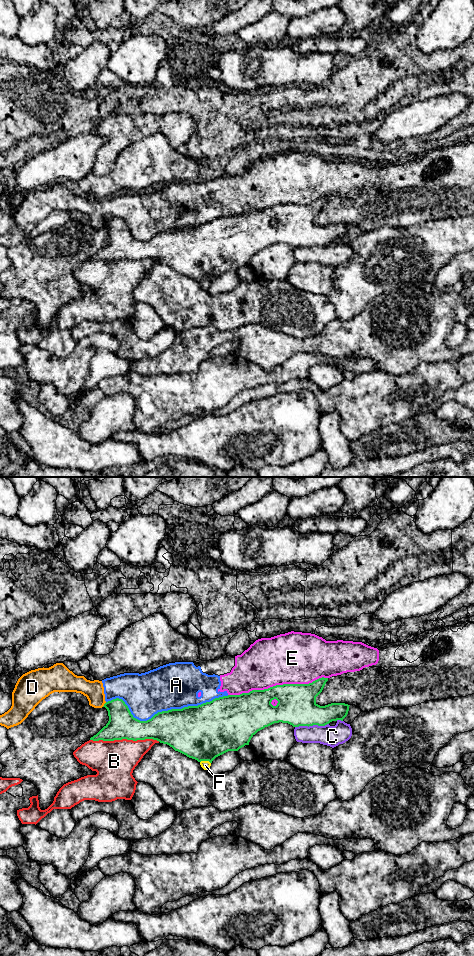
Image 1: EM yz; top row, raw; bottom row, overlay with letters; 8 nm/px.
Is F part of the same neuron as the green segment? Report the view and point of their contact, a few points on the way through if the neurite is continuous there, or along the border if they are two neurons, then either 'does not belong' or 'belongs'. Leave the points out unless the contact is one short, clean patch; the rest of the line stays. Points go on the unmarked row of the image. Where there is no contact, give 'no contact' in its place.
yz (205, 280) | across yz (204, 252), (205, 280), (205, 285) | belongs

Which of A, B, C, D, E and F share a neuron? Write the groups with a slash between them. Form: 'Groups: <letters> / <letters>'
Groups: A D E / B / C / F

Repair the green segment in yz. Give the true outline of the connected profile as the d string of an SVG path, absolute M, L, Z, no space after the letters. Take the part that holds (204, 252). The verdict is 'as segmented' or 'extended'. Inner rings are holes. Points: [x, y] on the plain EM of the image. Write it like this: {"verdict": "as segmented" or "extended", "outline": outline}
{"verdict": "extended", "outline": "M319 198L309 204L283 204L264 210L252 210L240 215L215 218L198 226L171 229L155 234L147 241L133 237L122 219L116 218L104 224L108 231L108 243L90 260L145 260L153 259L167 264L189 278L197 280L204 290L209 290L212 281L228 272L238 271L249 265L251 258L260 250L274 243L288 243L293 247L325 246L343 239L349 231L348 224L331 223L320 226L316 217L322 212L328 198Z"}

